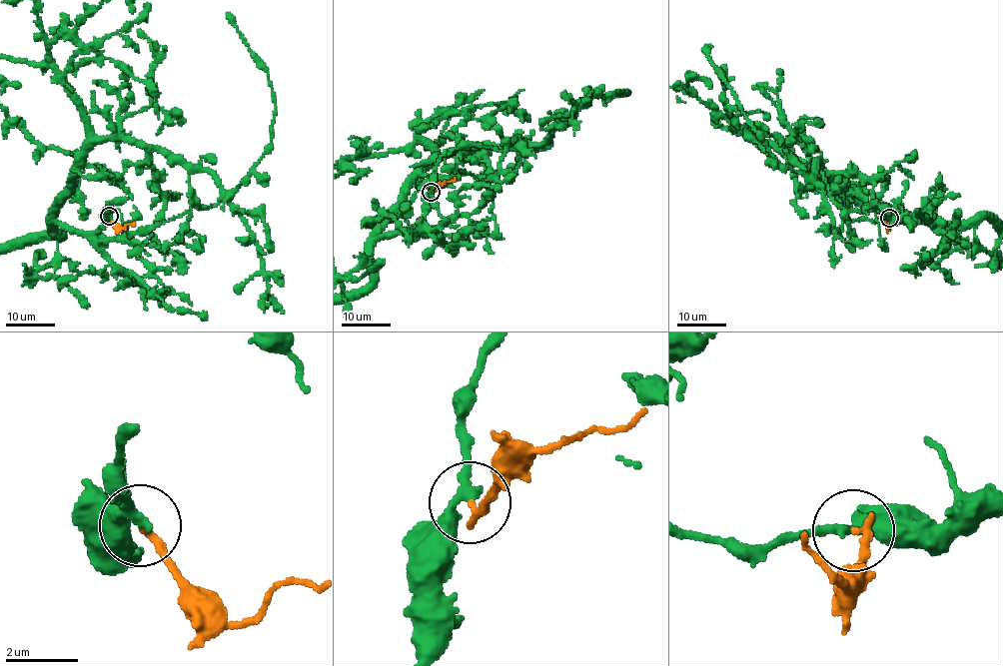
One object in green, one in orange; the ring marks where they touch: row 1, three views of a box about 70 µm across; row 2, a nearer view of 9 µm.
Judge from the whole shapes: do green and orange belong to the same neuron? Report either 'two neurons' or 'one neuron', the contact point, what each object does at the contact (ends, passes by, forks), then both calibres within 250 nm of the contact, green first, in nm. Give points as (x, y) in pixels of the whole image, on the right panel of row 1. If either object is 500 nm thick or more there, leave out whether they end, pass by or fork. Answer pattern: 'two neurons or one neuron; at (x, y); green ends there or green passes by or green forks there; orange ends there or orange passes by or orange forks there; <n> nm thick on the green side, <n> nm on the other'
two neurons; at (889, 218); green passes by; orange ends there; 240 nm thick on the green side, 240 nm on the other

